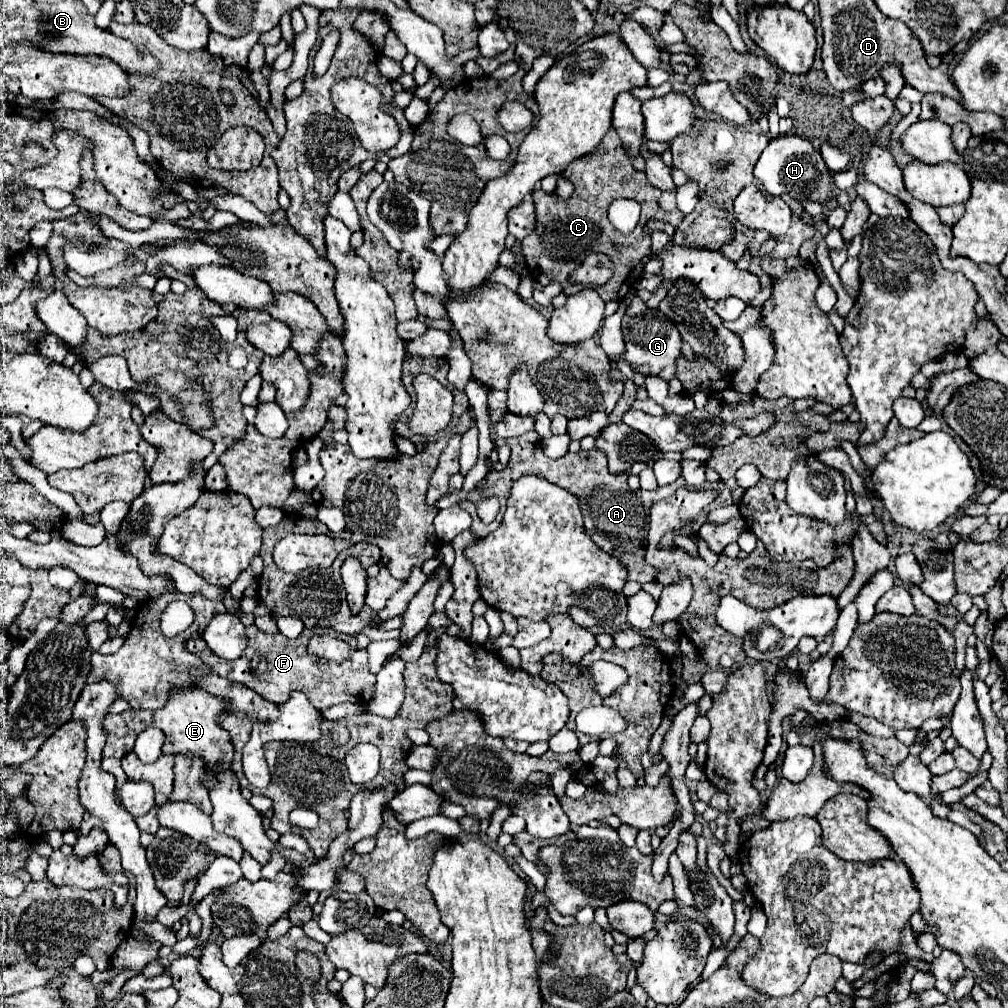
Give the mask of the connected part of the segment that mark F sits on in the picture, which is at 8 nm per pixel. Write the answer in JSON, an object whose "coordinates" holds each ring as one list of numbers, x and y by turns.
{"coordinates":[[252,624,246,628,248,646,244,650,244,654,236,660,222,660,222,658,214,656,206,648,206,642,202,638,190,638,186,642,186,648,188,648,188,652,200,656,202,662,214,674,228,678,232,682,244,684,246,688,258,692,264,700,274,702,274,704,282,704,282,700,288,698,290,690,302,690,308,696,310,704,314,704,318,710,324,710,328,706,342,704,342,702,354,702,354,704,368,702,372,698,372,688,376,684,376,678,368,670,366,650,354,650,350,654,350,658,346,658,344,662,330,662,330,660,318,658,314,654,308,654,306,648,308,648,310,634,314,634,314,632,306,628,306,632,300,638,288,640,282,634,266,636,262,630,258,630]]}

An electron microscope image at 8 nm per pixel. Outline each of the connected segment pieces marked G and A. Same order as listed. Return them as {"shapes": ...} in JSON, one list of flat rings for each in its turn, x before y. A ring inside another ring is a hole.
{"shapes":[[[634,296,622,318,622,334,626,346,624,360,628,360,632,370,644,376,658,376,662,380,674,378,674,370,676,370,674,362,682,354,680,352,682,338,678,336,678,330,674,328,672,320,666,320,666,316,662,316,662,312,658,310,650,310,638,296]],[[526,432,518,438,510,438,504,440,504,444,508,444,512,448,512,456,508,466,502,472,490,472,486,476,486,482,492,482,490,488,494,496,498,496,500,500,500,512,504,514,504,502,510,496,510,484,524,474,536,474,542,476,544,480,568,490,570,494,578,496,580,504,582,504,582,516,584,516,584,532,592,538,592,542,602,548,604,552,608,552,610,556,618,558,620,564,628,570,628,578,626,580,634,580,634,582,652,582,654,576,658,572,654,572,648,564,644,564,644,540,648,536,648,516,644,512,650,510,650,506,654,502,660,500,658,490,646,492,646,490,636,490,632,492,628,488,628,478,626,472,622,474,610,474,608,470,608,460,606,454,600,452,598,448,586,452,580,450,576,454,568,452,564,458,560,460,550,460,544,456,542,448,540,448,540,440,538,434]]]}

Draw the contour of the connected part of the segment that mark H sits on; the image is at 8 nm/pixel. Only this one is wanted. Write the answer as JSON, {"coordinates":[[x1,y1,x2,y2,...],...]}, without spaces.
{"coordinates":[[790,134,770,140,756,162,754,176,770,196,790,194,794,200,798,200,798,196,810,196,814,202,828,202,834,194,832,172,826,168,820,152,808,140]]}

